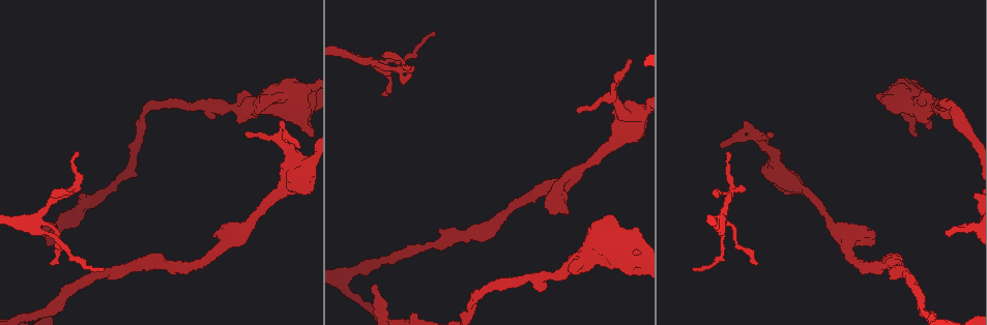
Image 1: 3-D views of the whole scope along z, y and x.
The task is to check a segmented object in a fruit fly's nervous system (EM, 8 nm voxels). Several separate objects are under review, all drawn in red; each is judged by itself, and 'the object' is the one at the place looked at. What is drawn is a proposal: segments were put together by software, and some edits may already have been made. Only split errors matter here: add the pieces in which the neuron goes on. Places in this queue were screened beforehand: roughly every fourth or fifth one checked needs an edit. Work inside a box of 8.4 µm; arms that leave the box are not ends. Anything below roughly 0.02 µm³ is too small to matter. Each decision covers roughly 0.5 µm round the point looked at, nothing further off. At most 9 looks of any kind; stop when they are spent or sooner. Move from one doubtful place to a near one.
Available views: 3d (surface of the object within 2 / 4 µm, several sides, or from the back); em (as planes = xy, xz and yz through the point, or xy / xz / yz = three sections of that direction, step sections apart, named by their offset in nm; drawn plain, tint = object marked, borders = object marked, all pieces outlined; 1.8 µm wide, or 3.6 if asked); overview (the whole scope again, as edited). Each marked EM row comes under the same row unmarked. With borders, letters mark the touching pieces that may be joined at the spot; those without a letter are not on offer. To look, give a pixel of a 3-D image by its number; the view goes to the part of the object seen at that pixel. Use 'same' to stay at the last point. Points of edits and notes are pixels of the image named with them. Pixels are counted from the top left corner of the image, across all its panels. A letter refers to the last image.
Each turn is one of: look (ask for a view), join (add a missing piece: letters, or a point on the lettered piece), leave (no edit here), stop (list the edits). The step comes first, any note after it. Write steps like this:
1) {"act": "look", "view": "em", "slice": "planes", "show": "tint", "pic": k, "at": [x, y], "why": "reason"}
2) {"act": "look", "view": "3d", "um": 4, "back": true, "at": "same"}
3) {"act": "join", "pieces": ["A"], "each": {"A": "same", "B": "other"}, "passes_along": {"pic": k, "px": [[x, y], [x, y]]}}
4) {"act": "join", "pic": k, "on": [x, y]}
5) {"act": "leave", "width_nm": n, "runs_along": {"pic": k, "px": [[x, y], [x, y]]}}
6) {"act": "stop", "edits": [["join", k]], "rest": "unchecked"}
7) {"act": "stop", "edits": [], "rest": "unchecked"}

{"act": "look", "view": "em", "um": 3.6, "slice": "planes", "show": "borders", "pic": 1, "at": [245, 136], "why": "tapers out"}

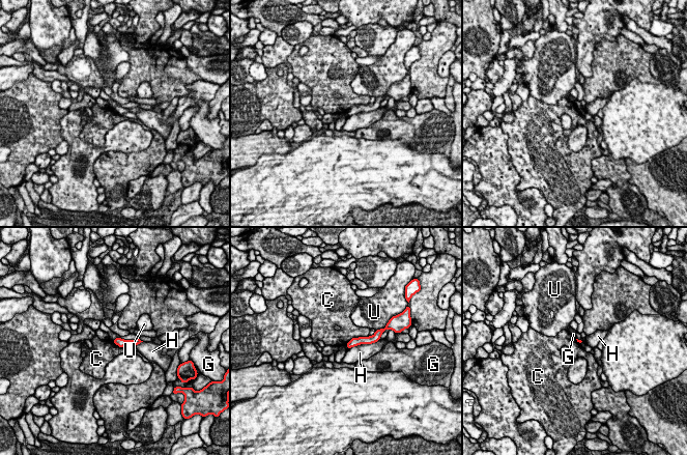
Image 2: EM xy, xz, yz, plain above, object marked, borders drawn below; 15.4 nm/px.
{"act": "leave", "each": {"C": "other", "G": "other", "H": "other", "U": "other"}, "border": {"pic": 2, "px": [[369, 336], [353, 337], [345, 345]]}, "found": "no lettered piece goes on from it"}

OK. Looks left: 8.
{"act": "look", "view": "em", "slice": "yz", "step": 8, "show": "tint", "pic": 1, "at": [51, 196], "why": "tapers out"}

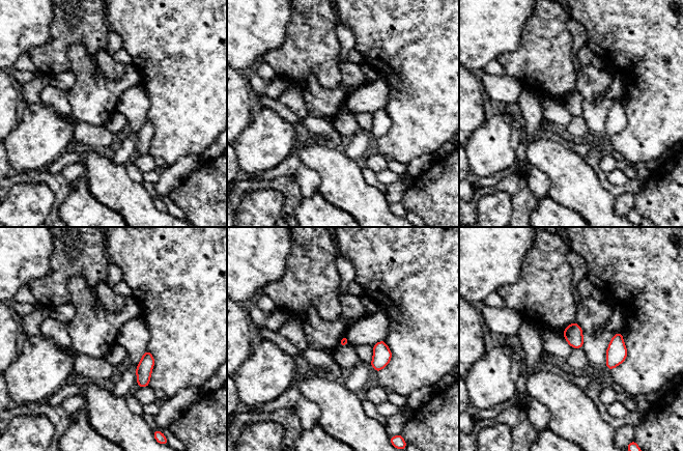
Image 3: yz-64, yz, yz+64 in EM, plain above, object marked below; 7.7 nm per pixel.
{"act": "look", "view": "em", "slice": "planes", "show": "borders", "at": "same", "why": "another direction"}

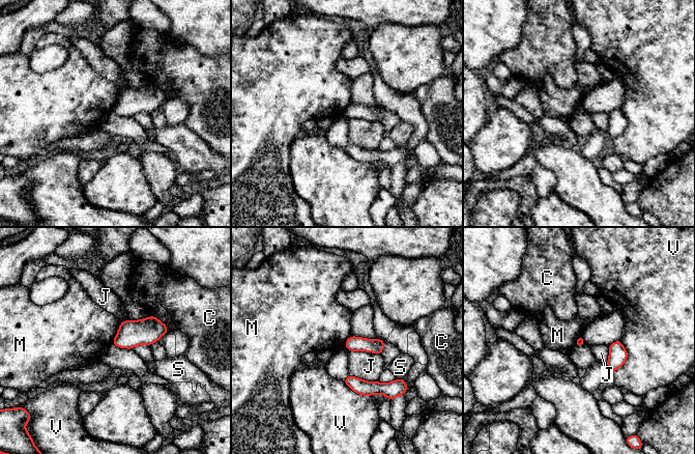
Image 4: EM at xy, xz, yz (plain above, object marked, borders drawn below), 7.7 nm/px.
{"act": "leave", "each": {"C": "other", "J": "other", "M": "other", "S": "other", "V": "other"}, "border": {"pic": 4, "px": [[121, 321], [117, 335], [112, 342]]}, "found": "none of them fits"}

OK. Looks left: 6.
{"act": "look", "view": "em", "slice": "planes", "show": "borders", "pic": 1, "at": [946, 230], "why": "thin end"}

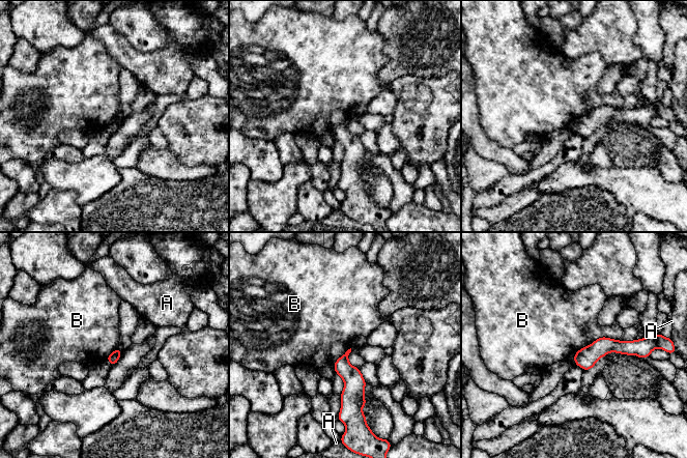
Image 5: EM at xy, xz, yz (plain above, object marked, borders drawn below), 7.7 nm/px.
{"act": "leave", "each": {"A": "other", "B": "other"}, "runs_along": {"pic": 5, "px": [[639, 343], [602, 346], [576, 360]]}, "found": "no lettered piece goes on from it"}

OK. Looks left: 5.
{"act": "look", "view": "em", "slice": "planes", "show": "borders", "pic": 1, "at": [925, 95], "why": "calibre changes"}

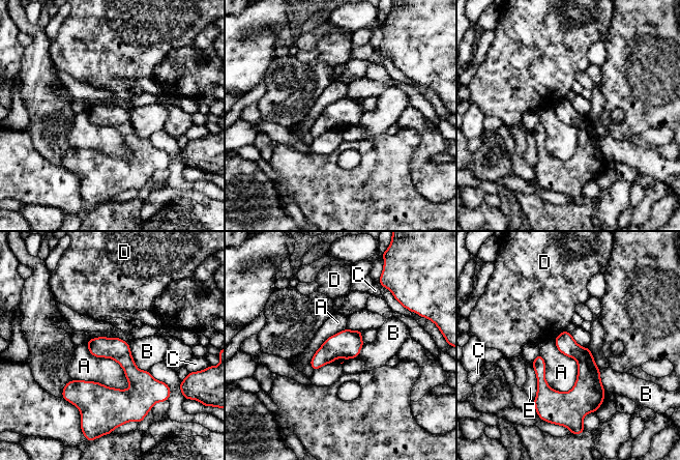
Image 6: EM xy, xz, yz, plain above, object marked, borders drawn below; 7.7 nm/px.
{"act": "leave", "each": {"A": "other", "B": "other", "C": "other", "D": "other", "E": "other"}, "found": "no lettered piece goes on from it"}

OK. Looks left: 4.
{"act": "stop", "edits": [], "rest": "unchecked"}

